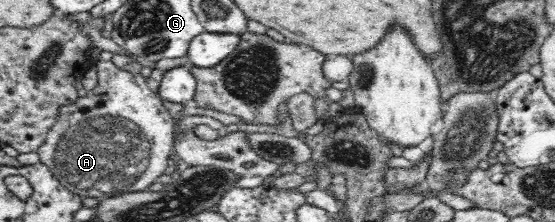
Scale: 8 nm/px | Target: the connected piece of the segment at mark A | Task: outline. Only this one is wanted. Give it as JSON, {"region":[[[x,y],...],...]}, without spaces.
{"region":[[[97,61],[94,63],[96,66],[97,84],[96,86],[86,91],[86,96],[76,97],[72,104],[66,104],[60,108],[58,121],[53,124],[44,140],[44,144],[35,152],[38,154],[41,164],[44,164],[55,179],[62,184],[63,188],[68,189],[72,194],[81,196],[82,198],[96,198],[98,201],[106,197],[120,196],[122,193],[147,191],[156,184],[156,180],[160,180],[165,172],[168,172],[169,157],[175,157],[174,144],[175,140],[175,125],[168,110],[164,108],[158,95],[155,95],[148,89],[148,85],[143,82],[142,75],[135,75],[128,71],[118,69],[111,61]]]}

